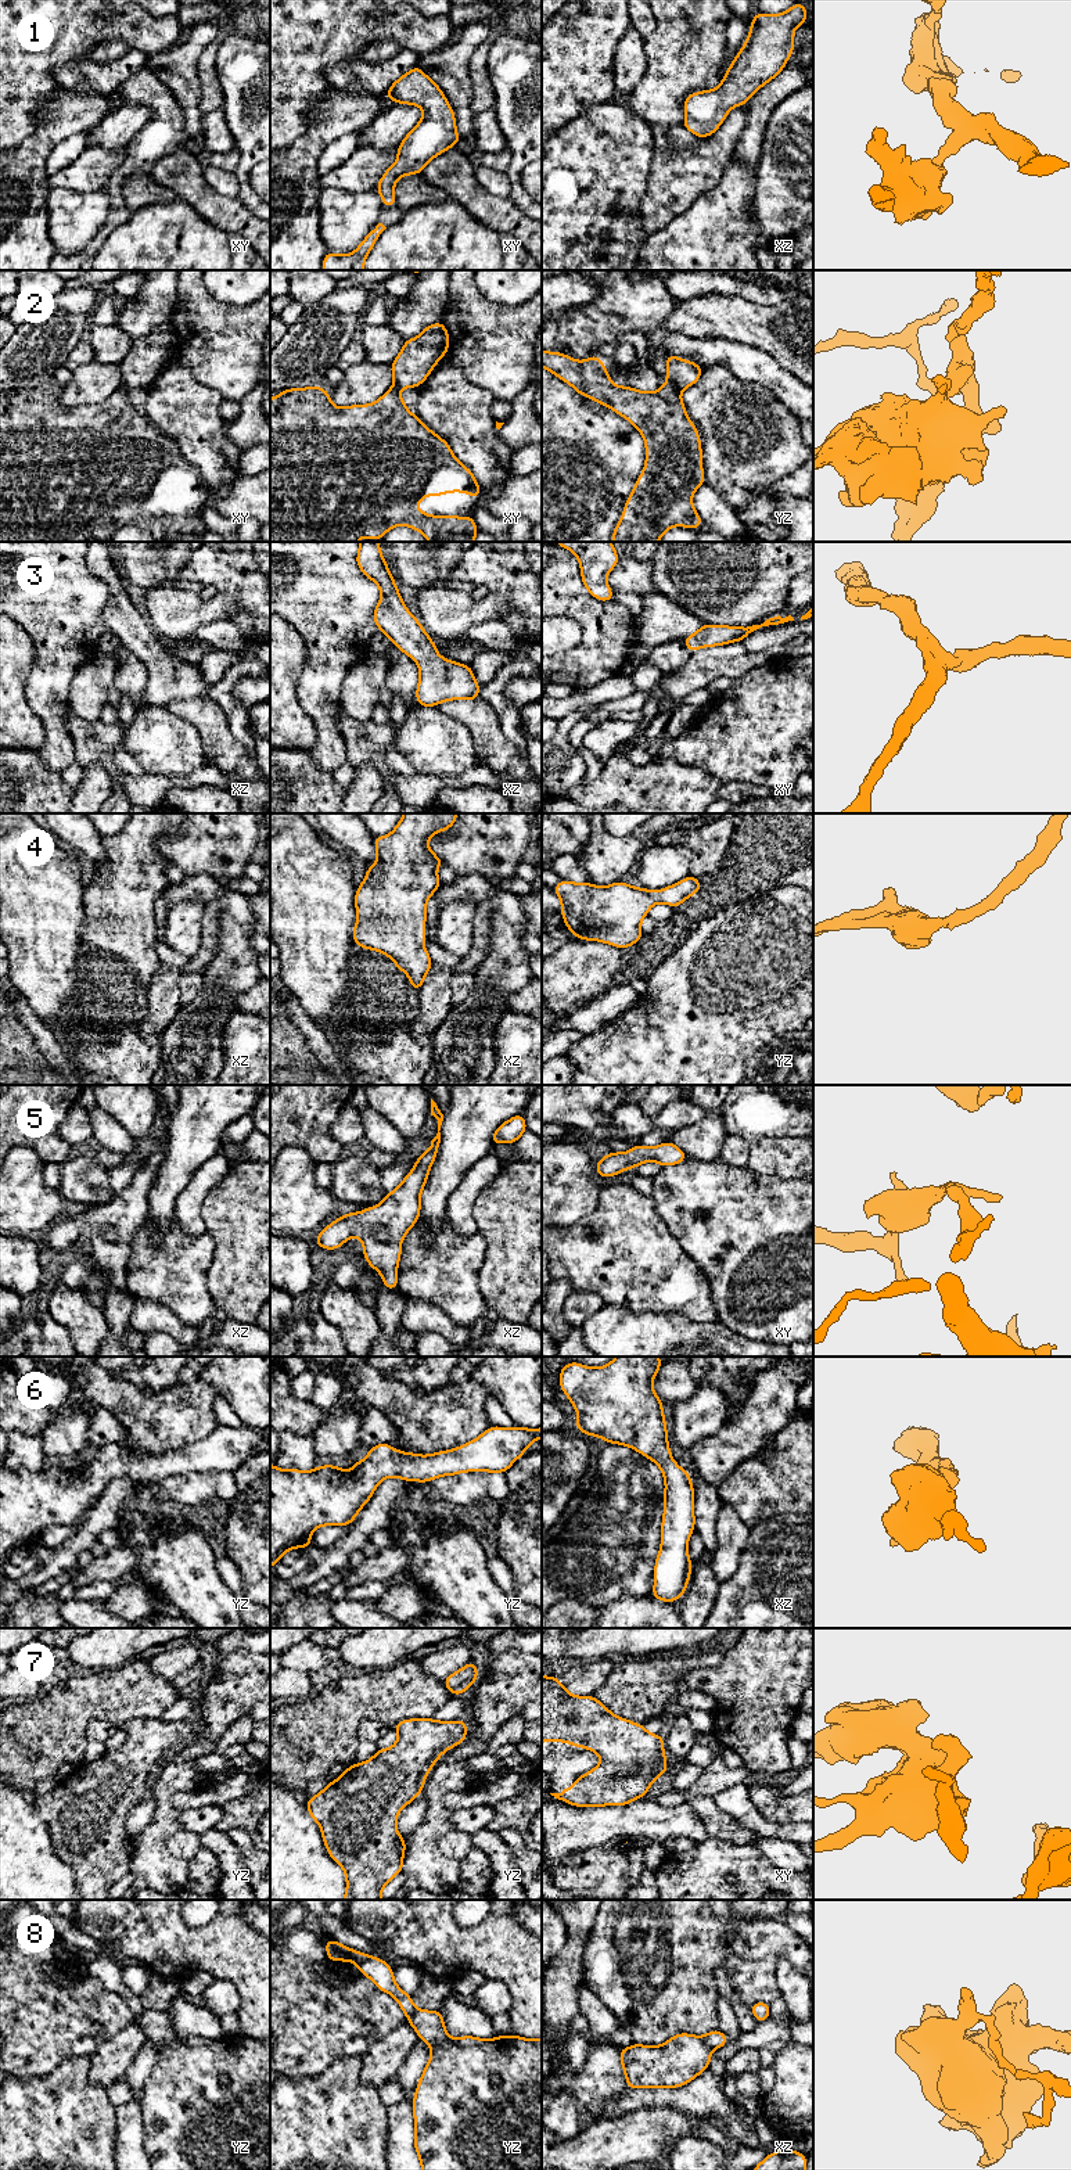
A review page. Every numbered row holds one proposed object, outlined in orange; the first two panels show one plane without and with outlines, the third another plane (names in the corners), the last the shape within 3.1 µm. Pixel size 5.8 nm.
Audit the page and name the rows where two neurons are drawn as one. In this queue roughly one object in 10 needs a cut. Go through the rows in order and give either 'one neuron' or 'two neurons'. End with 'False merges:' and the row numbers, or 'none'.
1: one neuron
2: two neurons
3: one neuron
4: one neuron
5: one neuron
6: one neuron
7: one neuron
8: two neurons
False merges: 2, 8

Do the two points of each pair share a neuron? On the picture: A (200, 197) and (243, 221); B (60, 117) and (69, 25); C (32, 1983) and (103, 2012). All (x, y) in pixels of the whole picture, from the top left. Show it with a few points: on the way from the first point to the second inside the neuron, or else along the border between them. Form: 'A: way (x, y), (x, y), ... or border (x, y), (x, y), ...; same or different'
A: way (211, 205), (232, 216); same
B: border (60, 86), (40, 114); different
C: way (50, 1998), (57, 1998), (71, 2012), (85, 2012); same

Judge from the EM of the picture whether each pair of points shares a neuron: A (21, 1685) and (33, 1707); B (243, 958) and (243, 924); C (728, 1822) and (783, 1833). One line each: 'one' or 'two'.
A: two
B: one
C: two

